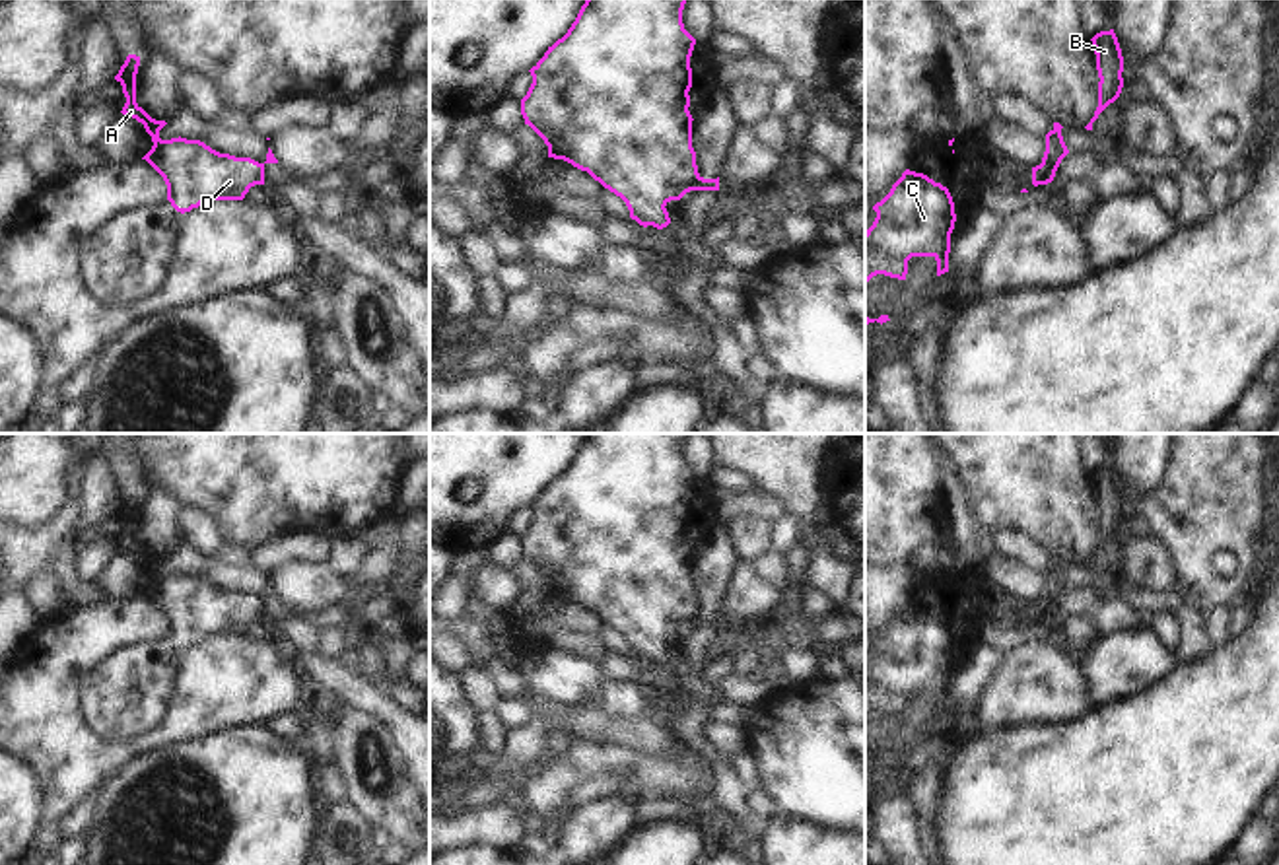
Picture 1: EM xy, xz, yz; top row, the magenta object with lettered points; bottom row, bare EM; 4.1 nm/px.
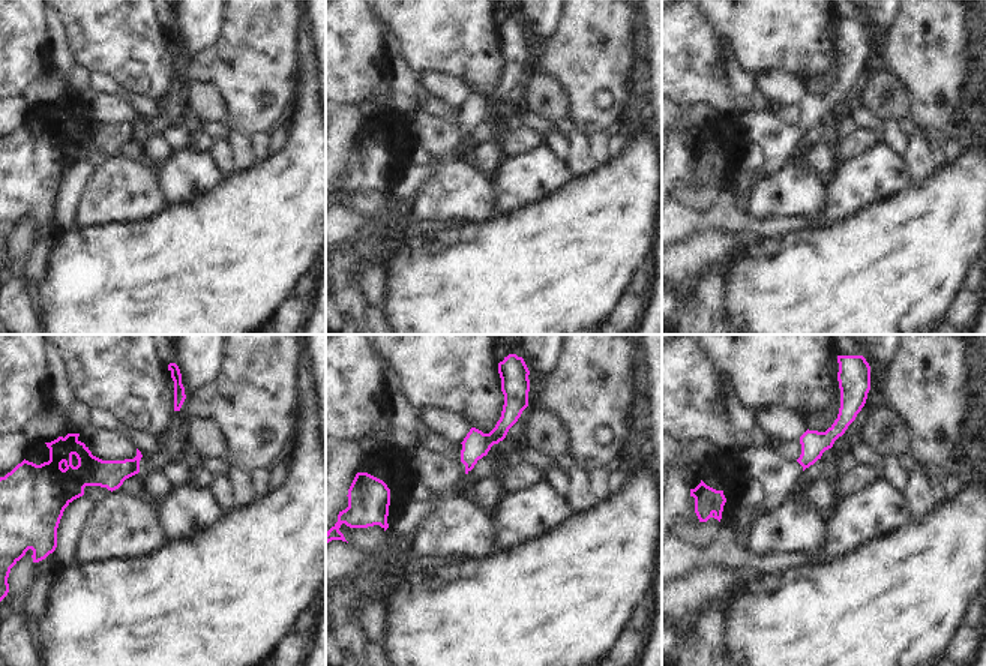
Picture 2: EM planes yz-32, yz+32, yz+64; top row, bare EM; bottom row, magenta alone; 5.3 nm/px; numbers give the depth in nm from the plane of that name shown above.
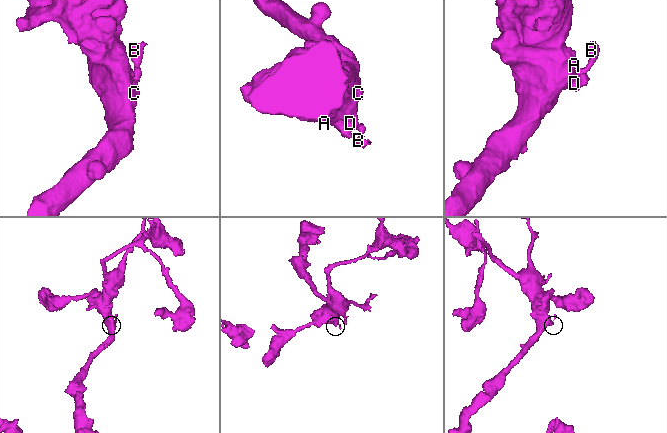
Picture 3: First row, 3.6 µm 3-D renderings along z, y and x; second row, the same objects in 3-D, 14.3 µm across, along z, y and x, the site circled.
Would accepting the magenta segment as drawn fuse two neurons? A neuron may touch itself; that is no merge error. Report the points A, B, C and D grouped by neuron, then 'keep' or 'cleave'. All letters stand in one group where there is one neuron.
A C D / B | cleave

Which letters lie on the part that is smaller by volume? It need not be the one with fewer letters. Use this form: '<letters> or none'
B

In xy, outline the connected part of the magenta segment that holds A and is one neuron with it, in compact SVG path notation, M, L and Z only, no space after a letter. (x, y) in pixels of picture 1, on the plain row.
M128 490L115 515L122 521L126 538L122 550L136 554L152 571L152 585L142 593L165 616L167 636L185 649L208 636L243 636L251 622L264 620L260 599L251 593L220 589L200 575L161 575L165 556L152 554L136 538L136 509L140 492Z

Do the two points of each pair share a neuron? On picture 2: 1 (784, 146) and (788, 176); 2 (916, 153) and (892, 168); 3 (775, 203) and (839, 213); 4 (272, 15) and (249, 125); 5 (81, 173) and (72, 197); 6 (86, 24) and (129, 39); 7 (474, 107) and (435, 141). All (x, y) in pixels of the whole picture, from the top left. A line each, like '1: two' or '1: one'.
1: two
2: two
3: two
4: one
5: one
6: one
7: one

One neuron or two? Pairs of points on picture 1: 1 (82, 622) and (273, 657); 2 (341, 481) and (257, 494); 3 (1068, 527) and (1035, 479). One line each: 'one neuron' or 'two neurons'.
1: one neuron
2: one neuron
3: one neuron

